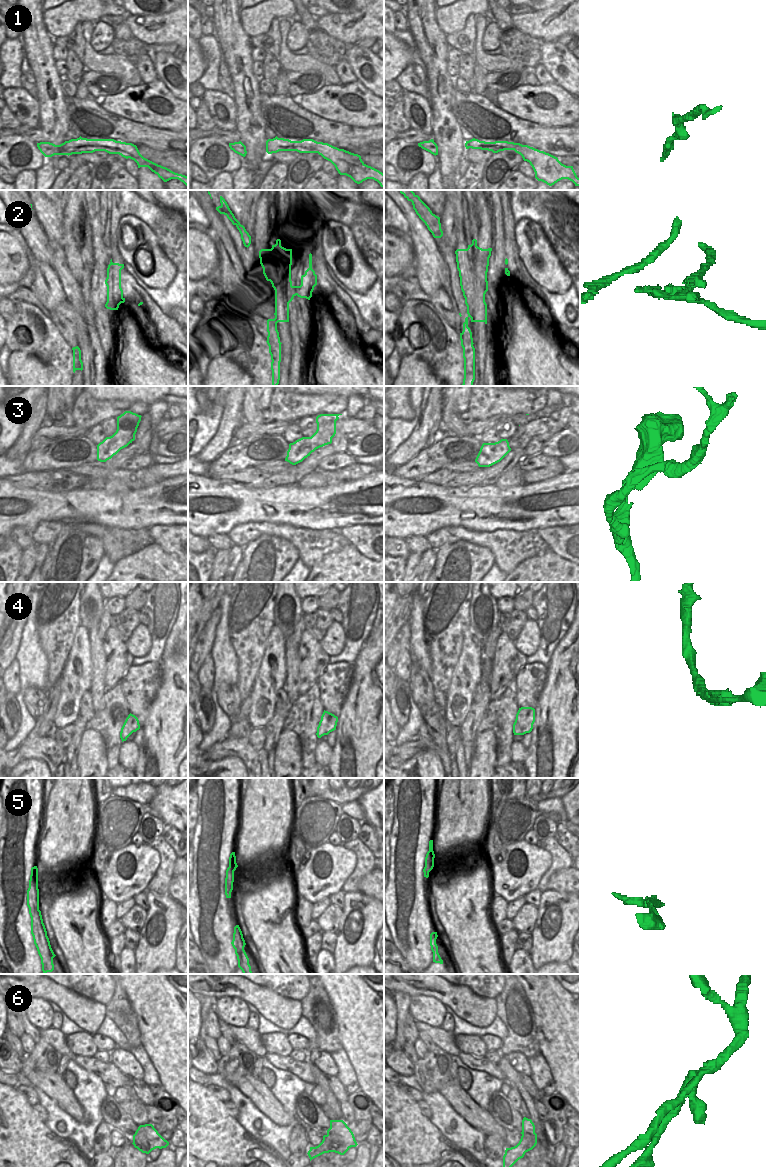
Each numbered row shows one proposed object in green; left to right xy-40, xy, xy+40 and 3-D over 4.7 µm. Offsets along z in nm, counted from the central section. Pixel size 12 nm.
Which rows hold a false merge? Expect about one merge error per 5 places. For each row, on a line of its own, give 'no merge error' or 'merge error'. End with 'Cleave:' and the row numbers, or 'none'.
1: no merge error
2: merge error
3: no merge error
4: no merge error
5: no merge error
6: merge error
Cleave: 2, 6

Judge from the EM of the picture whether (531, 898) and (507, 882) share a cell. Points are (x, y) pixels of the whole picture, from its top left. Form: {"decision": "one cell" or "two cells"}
{"decision": "two cells"}

